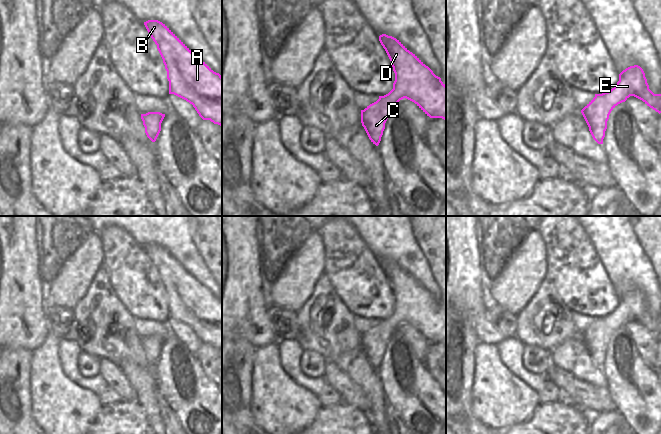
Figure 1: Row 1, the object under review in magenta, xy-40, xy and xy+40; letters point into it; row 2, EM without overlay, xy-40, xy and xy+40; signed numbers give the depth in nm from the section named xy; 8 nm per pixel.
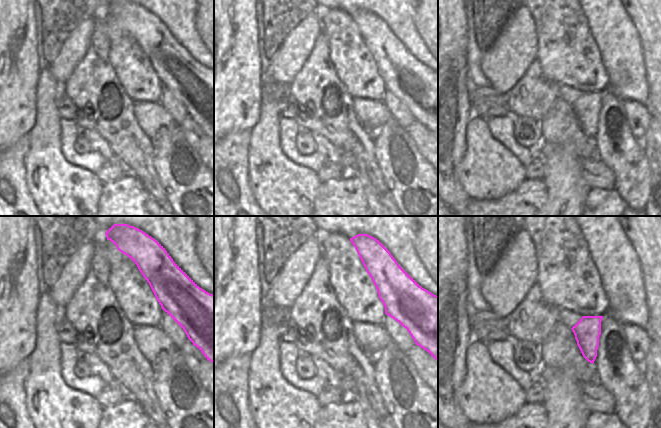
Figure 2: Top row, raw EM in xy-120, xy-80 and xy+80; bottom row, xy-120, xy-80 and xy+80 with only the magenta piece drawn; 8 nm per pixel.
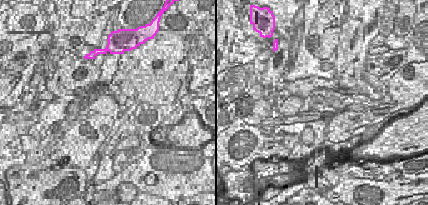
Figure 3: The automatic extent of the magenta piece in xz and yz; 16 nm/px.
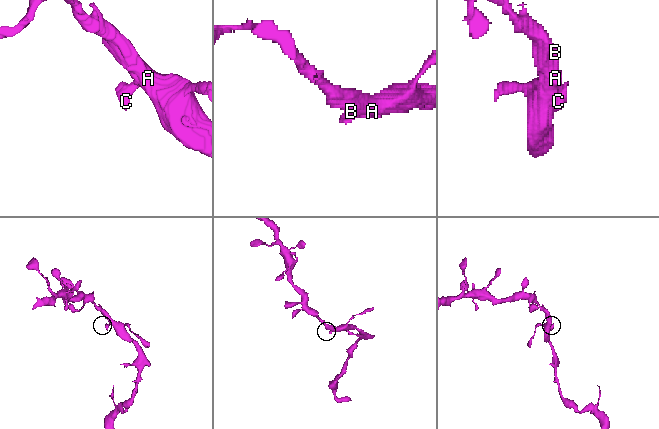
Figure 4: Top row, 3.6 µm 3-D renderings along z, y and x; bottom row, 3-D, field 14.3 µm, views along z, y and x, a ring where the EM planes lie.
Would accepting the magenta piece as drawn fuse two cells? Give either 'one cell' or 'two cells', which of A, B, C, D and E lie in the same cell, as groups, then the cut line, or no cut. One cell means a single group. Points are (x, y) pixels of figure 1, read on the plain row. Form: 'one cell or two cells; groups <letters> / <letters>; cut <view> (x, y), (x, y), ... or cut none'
one cell; groups A B C D E; cut none

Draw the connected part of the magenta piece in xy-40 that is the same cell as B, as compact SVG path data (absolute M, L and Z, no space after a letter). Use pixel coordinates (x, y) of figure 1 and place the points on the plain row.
M148 244L144 249L157 269L169 305L169 318L174 318L193 329L203 344L222 350L222 300L200 284L165 248Z

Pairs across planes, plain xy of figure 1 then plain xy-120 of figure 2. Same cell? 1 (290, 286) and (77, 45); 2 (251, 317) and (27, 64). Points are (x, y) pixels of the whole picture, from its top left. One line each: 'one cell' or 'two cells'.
1: one cell
2: one cell

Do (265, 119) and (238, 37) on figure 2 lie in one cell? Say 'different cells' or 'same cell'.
different cells

